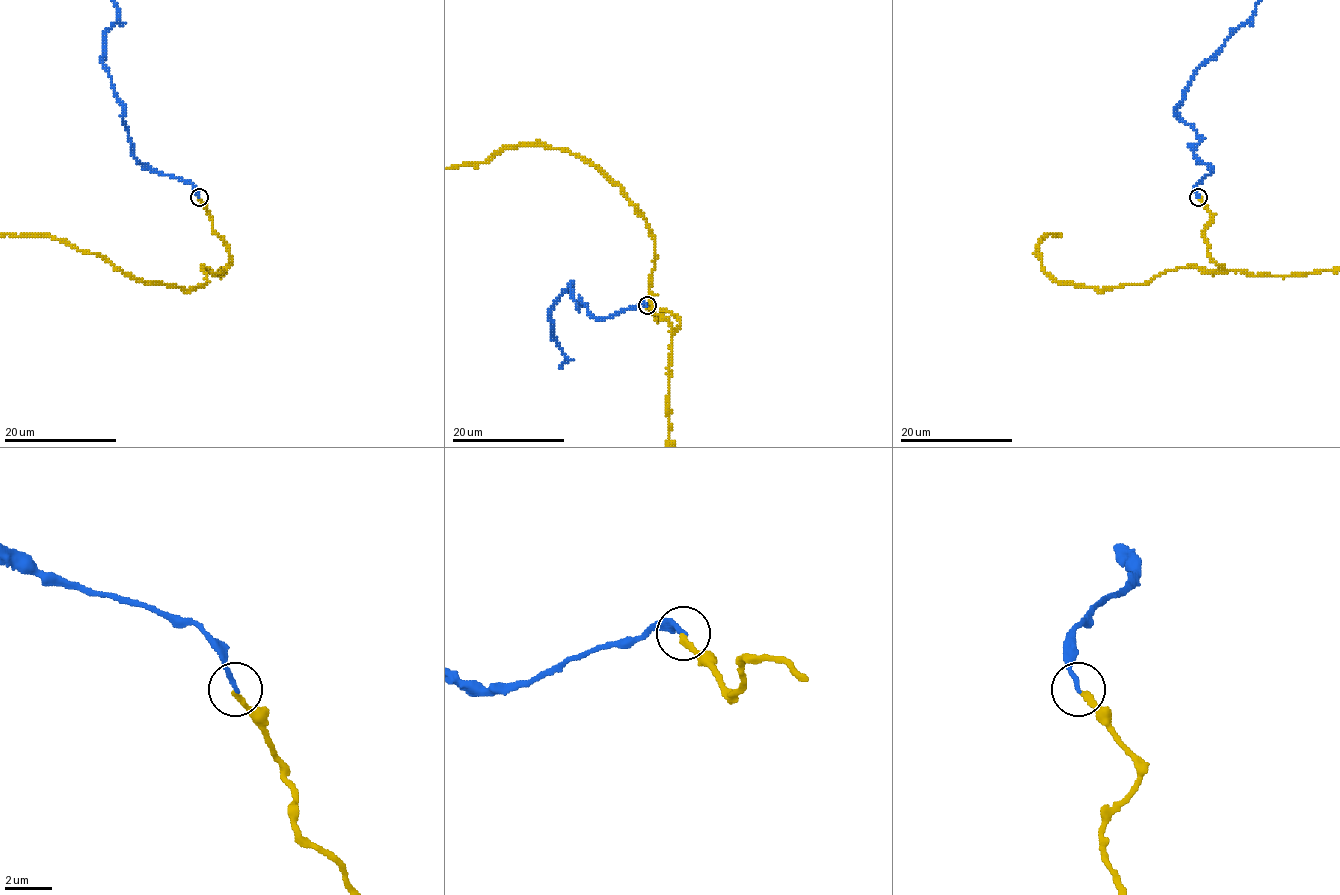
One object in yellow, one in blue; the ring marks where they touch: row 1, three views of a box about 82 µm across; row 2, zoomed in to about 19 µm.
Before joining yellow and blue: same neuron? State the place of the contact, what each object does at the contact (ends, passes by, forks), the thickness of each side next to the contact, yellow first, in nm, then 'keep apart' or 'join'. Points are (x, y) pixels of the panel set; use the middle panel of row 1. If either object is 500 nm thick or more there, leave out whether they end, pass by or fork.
at (647, 305); yellow ends there; blue ends there; 240 nm thick on the yellow side, 200 nm on the other; keep apart

